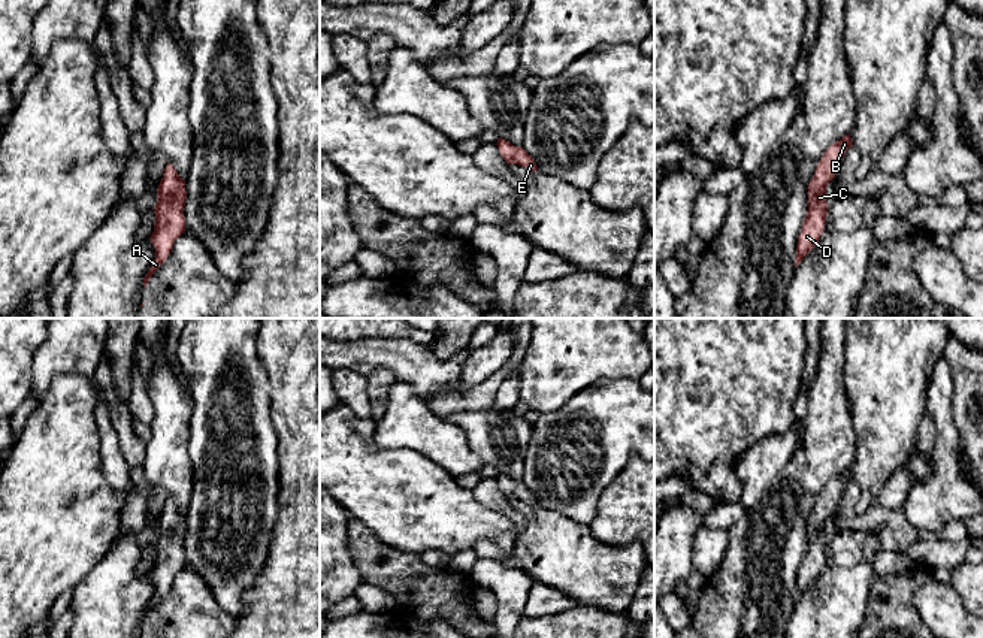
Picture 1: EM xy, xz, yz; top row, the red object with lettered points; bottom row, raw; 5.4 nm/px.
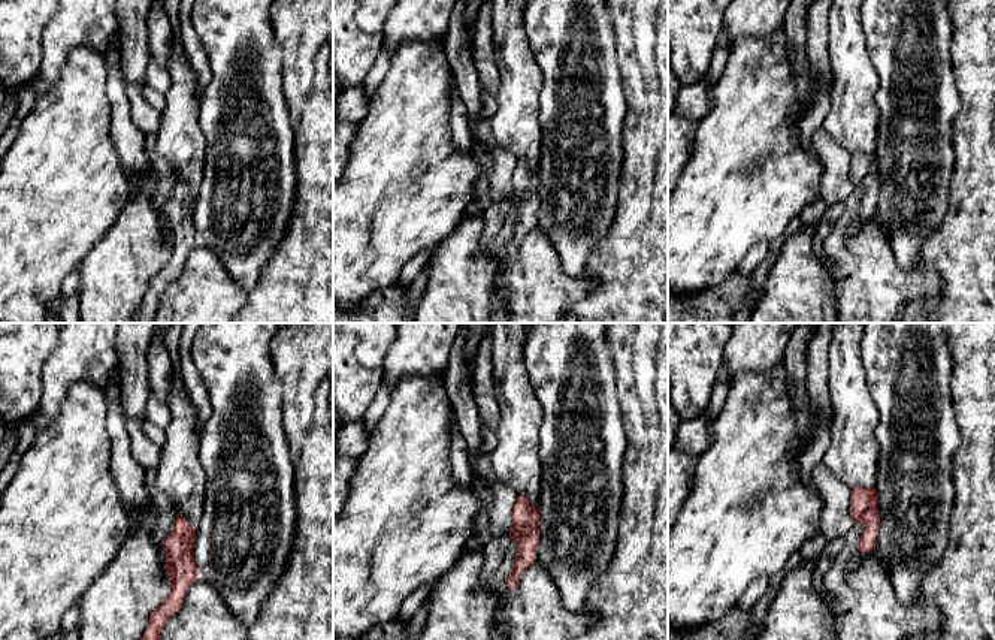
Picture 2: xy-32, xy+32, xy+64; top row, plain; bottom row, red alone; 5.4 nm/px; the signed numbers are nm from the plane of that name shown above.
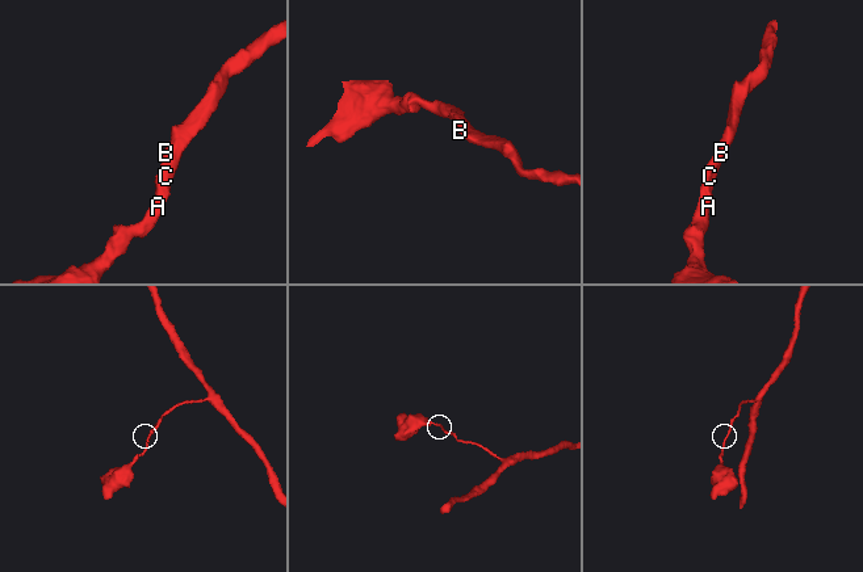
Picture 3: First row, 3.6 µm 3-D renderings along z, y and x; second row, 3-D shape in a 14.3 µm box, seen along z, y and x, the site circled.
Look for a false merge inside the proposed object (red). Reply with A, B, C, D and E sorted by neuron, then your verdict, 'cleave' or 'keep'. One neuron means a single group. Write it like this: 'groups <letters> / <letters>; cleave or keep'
groups A B C D E; keep

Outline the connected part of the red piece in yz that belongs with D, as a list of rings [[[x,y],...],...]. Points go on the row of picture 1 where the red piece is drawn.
[[[846,134],[828,148],[817,163],[814,176],[808,184],[808,211],[802,223],[801,235],[798,236],[795,266],[820,241],[828,215],[826,187],[835,178],[843,157],[852,146],[852,137]]]

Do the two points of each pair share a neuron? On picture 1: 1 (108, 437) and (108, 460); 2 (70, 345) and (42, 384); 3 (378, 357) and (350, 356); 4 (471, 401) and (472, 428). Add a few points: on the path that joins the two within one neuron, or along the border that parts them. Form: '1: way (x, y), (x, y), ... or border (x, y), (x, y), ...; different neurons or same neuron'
1: way (108, 443), (108, 454); same neuron
2: way (61, 354), (42, 375); same neuron
3: way (371, 356), (357, 356); same neuron
4: border (492, 404), (477, 410), (451, 411), (442, 417); different neurons

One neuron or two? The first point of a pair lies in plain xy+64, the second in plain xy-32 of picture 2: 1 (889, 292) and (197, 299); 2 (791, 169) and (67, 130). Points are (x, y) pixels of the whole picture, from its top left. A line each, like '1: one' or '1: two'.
1: one
2: one

